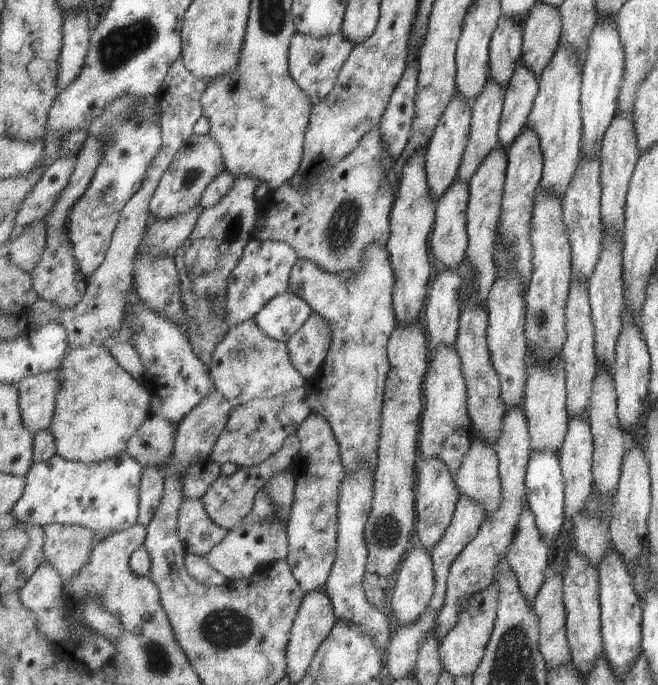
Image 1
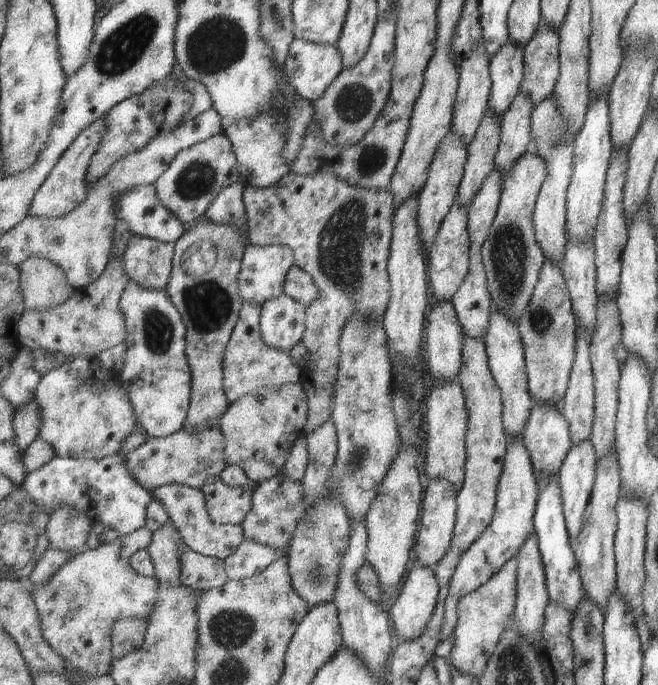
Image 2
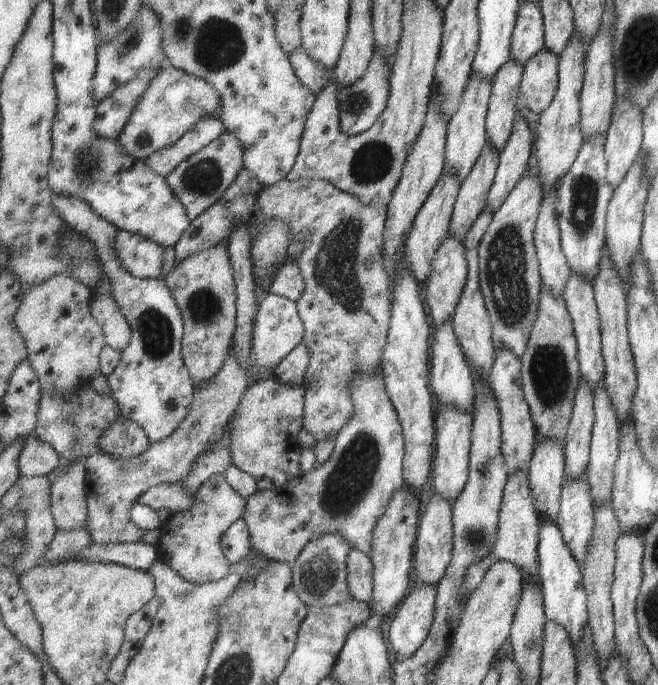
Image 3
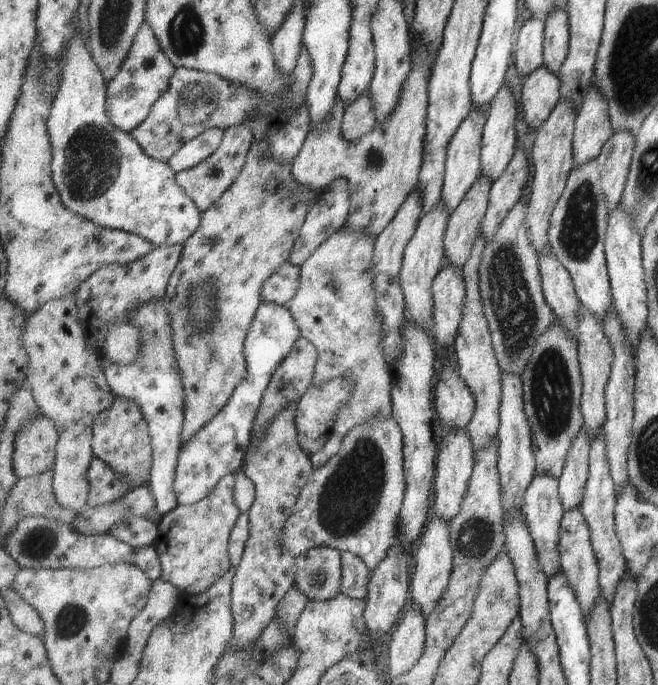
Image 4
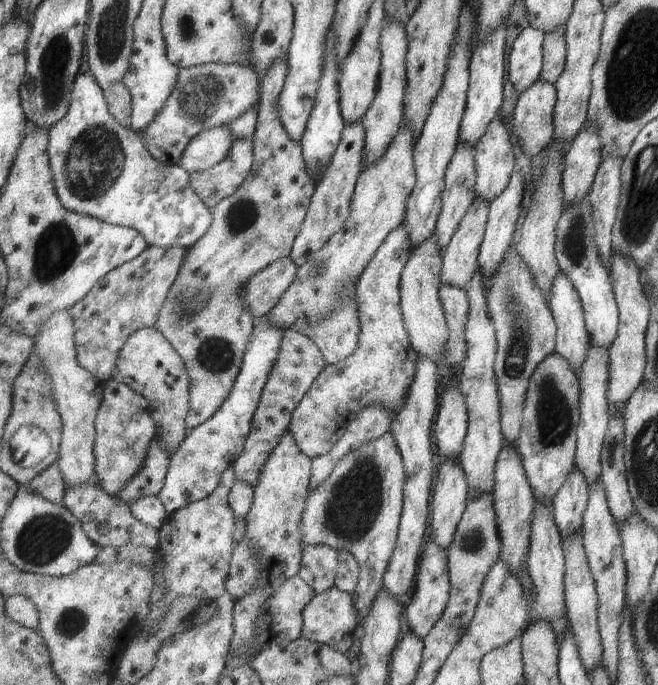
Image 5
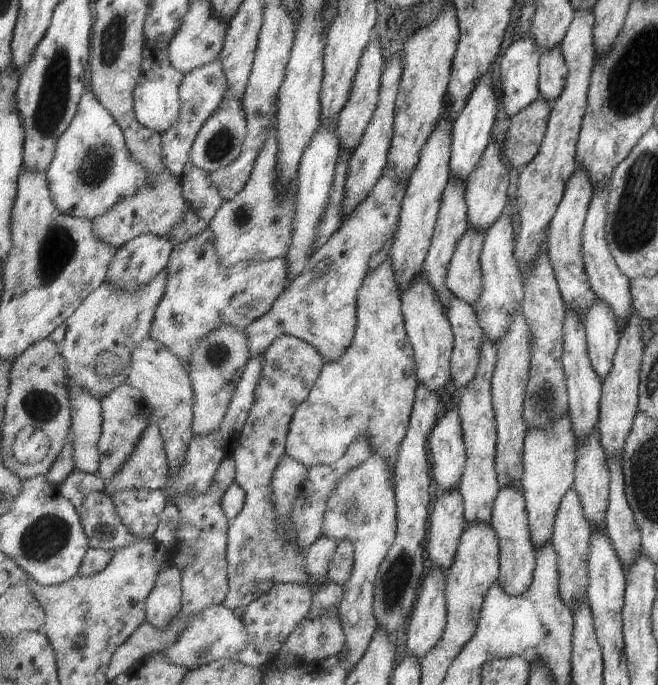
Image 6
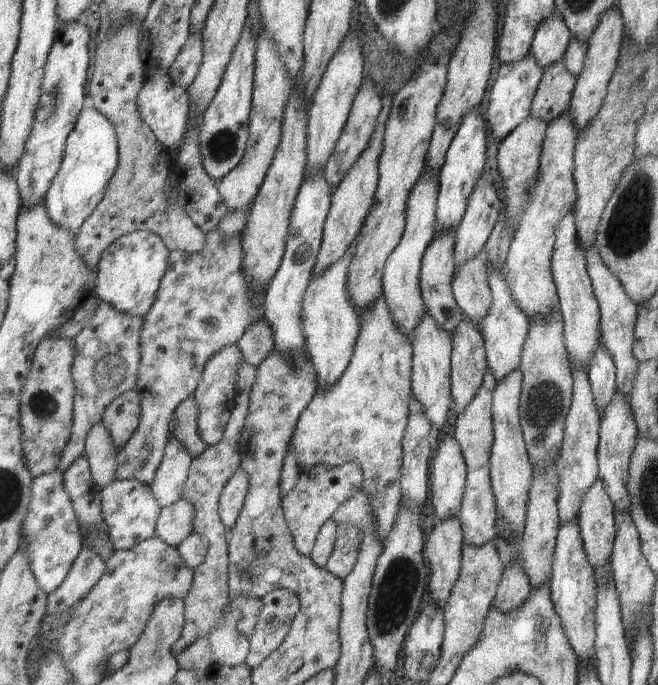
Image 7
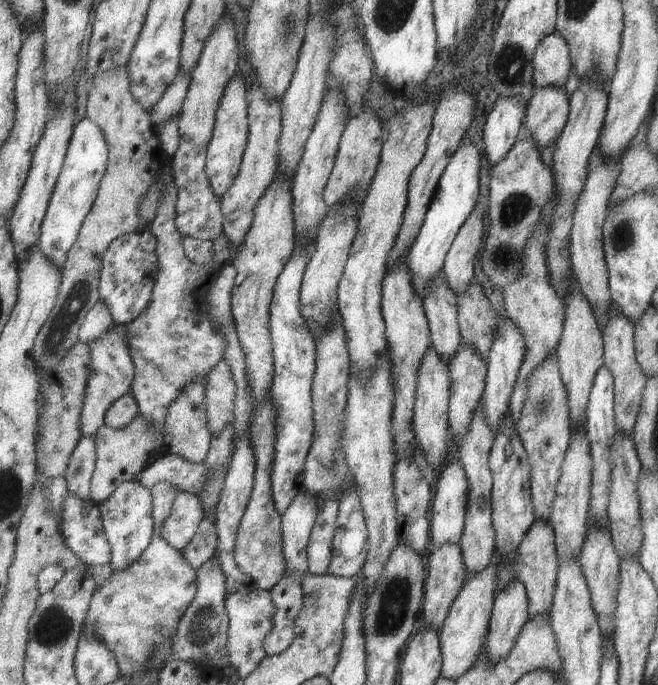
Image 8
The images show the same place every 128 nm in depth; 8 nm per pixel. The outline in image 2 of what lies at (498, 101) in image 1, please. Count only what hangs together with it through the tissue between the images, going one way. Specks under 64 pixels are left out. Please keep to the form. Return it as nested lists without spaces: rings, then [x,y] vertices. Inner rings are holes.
[[[487,108],[485,118],[468,147],[468,162],[458,198],[461,206],[470,206],[481,186],[496,166],[496,155],[502,142],[503,116]]]

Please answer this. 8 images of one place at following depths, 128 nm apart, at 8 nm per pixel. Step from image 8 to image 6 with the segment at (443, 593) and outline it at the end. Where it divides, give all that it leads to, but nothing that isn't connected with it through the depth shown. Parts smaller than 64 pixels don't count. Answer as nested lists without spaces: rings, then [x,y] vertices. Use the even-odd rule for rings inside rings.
[[[459,489],[438,493],[431,513],[427,550],[433,565],[445,574],[454,566],[459,541],[467,529],[464,512],[464,500]]]

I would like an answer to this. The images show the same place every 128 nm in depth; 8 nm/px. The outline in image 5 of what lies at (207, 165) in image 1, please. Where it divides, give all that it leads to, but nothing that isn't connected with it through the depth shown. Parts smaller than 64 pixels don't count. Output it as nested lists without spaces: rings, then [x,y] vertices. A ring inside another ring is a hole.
[[[253,105],[247,112],[244,112],[236,121],[230,124],[234,132],[234,148],[223,162],[213,168],[197,171],[190,175],[190,183],[195,192],[202,198],[202,202],[213,210],[222,200],[235,194],[236,190],[250,176],[251,169],[254,168],[254,140],[258,129],[258,106]]]

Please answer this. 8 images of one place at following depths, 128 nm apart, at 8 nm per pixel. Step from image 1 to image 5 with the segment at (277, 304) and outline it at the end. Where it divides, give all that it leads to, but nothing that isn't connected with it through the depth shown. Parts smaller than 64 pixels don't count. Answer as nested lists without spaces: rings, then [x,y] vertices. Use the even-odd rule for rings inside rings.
[[[269,316],[256,318],[254,336],[248,346],[244,365],[230,397],[209,420],[190,430],[182,445],[170,457],[164,487],[159,497],[168,513],[174,513],[189,503],[210,497],[221,484],[222,474],[234,466],[243,454],[250,437],[256,410],[262,400],[262,392],[278,359],[284,330],[277,327]]]

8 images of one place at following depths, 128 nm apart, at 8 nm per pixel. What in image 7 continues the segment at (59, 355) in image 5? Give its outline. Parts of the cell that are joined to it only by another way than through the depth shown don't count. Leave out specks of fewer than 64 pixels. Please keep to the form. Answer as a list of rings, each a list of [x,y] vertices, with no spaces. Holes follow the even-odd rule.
[[[102,422],[94,425],[84,454],[90,462],[94,481],[102,489],[106,489],[118,478],[118,455],[121,452],[106,425]]]

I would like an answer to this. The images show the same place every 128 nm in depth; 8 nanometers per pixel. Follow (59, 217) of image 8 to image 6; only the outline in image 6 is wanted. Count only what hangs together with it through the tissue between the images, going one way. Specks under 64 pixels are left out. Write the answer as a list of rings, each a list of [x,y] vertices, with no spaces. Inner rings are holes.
[[[92,90],[83,93],[78,114],[59,140],[54,161],[46,173],[52,198],[59,210],[90,221],[150,183],[146,168],[133,160],[122,127]]]

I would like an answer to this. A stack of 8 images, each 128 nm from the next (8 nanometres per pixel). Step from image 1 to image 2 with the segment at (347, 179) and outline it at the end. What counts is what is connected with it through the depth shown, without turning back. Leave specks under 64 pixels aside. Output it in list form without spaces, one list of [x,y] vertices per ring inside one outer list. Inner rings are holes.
[[[290,172],[275,186],[257,188],[245,184],[244,202],[249,226],[249,243],[263,247],[280,245],[294,251],[295,263],[305,268],[317,282],[319,298],[307,305],[307,330],[302,338],[311,354],[311,364],[302,369],[301,384],[309,396],[309,422],[306,432],[323,426],[331,420],[333,414],[333,394],[339,373],[341,347],[339,342],[343,328],[351,316],[363,314],[365,318],[377,320],[384,316],[391,298],[391,280],[388,262],[391,257],[391,242],[394,238],[395,198],[391,190],[373,190],[353,186],[341,180],[335,172],[319,172],[319,174],[301,175]]]

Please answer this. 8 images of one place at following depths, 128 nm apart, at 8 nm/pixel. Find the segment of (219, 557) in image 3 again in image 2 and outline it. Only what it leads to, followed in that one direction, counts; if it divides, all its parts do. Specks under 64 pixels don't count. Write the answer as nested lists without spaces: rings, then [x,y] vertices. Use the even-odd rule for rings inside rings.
[[[220,477],[206,482],[202,489],[211,520],[217,525],[242,525],[251,513],[256,484],[251,486],[228,486]],[[184,542],[179,548],[181,556],[181,578],[179,581],[198,591],[220,588],[230,579],[223,560],[201,555],[189,548]]]

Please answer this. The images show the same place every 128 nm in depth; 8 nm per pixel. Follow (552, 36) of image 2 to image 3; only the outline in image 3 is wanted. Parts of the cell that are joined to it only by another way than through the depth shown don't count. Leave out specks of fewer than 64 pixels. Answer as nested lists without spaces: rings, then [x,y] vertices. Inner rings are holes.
[[[545,49],[537,57],[533,57],[524,68],[520,90],[526,98],[527,107],[539,115],[552,105],[555,95],[558,93],[559,63],[560,56]]]

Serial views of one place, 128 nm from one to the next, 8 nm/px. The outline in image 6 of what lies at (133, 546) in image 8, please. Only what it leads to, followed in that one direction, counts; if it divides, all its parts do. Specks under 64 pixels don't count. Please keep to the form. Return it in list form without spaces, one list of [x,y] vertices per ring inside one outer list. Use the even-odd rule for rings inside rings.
[[[127,489],[112,496],[118,518],[138,539],[153,537],[168,500],[161,490]]]

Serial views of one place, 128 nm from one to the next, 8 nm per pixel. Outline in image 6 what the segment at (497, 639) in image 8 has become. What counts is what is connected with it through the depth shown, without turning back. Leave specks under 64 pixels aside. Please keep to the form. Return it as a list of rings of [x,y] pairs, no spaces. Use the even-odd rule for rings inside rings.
[[[521,484],[500,489],[490,525],[498,535],[501,550],[501,573],[498,584],[503,591],[512,597],[524,595],[534,581],[537,556],[531,540],[526,498]]]

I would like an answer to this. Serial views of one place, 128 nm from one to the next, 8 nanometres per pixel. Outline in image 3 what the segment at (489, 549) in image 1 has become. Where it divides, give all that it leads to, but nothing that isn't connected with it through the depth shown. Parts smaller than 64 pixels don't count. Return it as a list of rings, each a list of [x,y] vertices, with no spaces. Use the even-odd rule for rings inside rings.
[[[515,473],[509,478],[506,484],[504,499],[502,502],[502,512],[498,524],[498,541],[496,542],[494,552],[486,557],[484,561],[477,565],[471,565],[468,569],[466,578],[466,592],[463,595],[469,595],[472,590],[483,582],[490,566],[497,560],[509,560],[519,569],[522,569],[523,581],[532,579],[535,583],[541,582],[539,566],[539,539],[542,528],[542,519],[538,510],[535,508],[534,494],[530,487],[530,478],[527,473]]]

